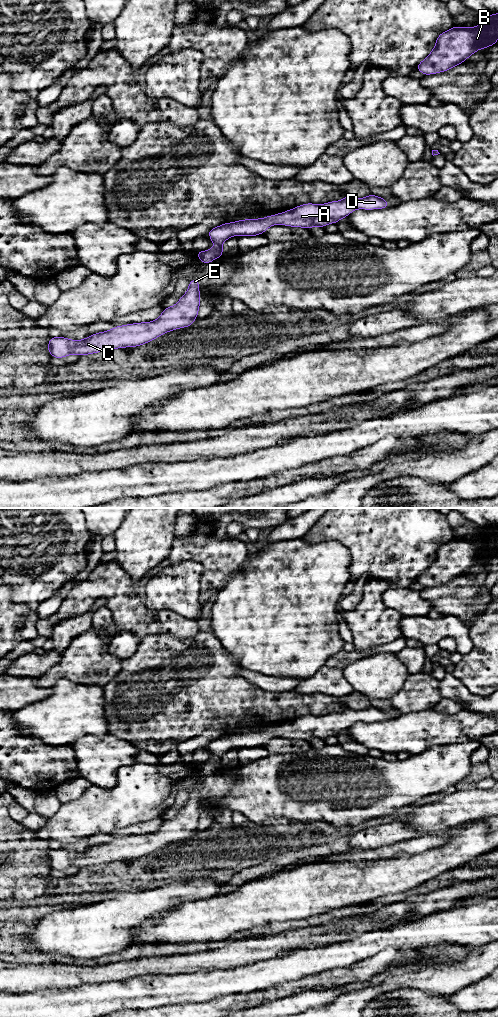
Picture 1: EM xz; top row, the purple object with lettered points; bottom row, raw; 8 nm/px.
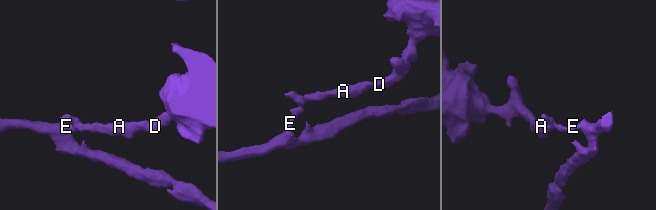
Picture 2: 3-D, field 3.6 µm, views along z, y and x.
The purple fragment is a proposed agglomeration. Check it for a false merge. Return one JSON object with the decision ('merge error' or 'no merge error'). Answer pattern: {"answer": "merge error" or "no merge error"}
{"answer": "merge error"}

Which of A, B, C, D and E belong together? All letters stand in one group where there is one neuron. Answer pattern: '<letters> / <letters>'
A B D / C E

